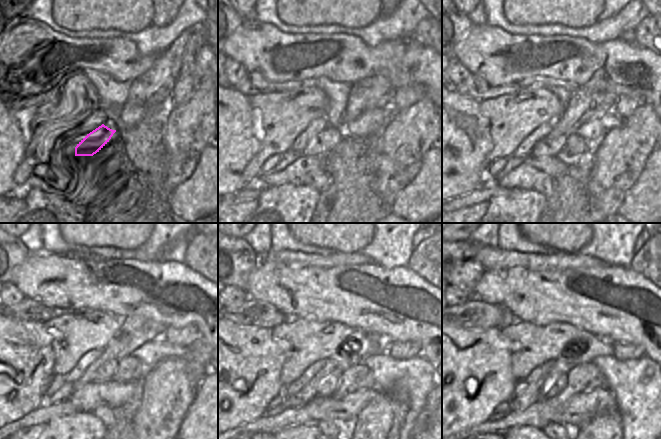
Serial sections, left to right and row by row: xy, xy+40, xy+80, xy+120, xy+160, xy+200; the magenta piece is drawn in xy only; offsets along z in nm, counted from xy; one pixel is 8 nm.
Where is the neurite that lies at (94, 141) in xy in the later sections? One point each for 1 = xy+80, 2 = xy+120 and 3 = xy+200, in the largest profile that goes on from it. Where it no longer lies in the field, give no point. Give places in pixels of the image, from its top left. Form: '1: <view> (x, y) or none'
1: xy+80 (552, 145)
2: xy+120 (104, 368)
3: xy+200 (555, 384)

